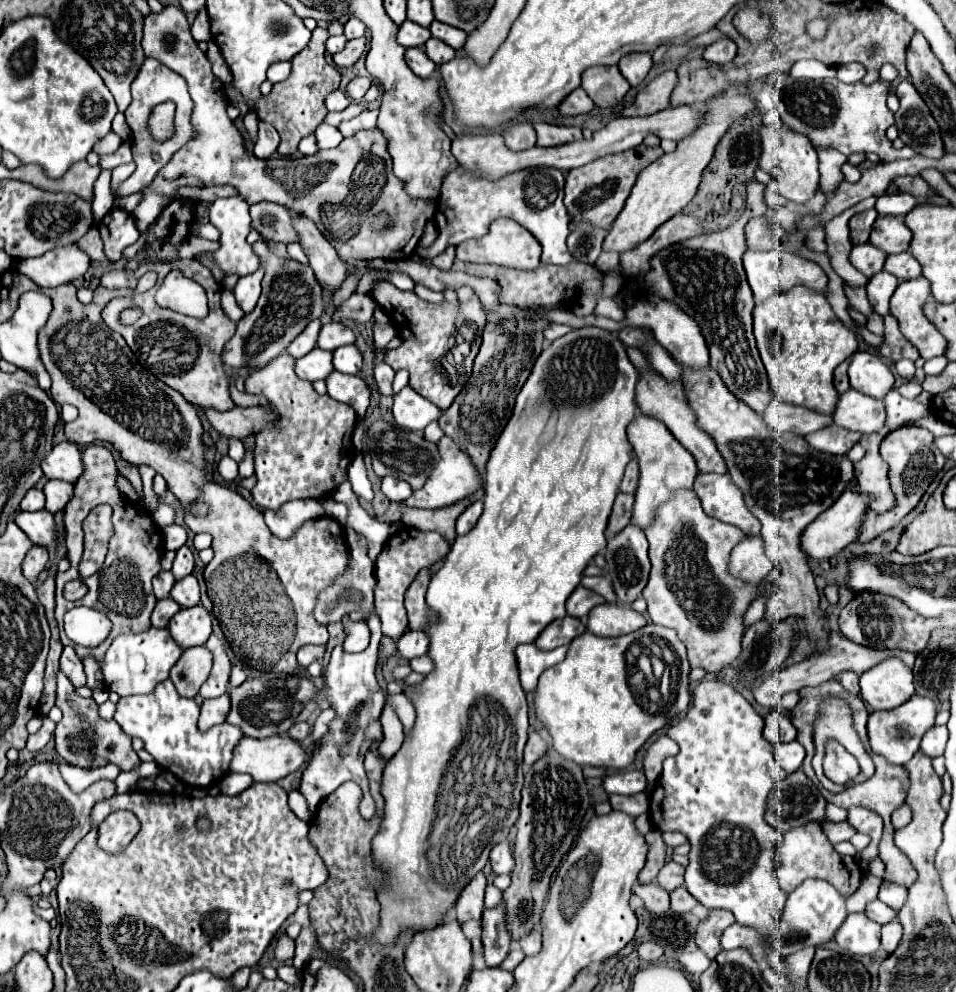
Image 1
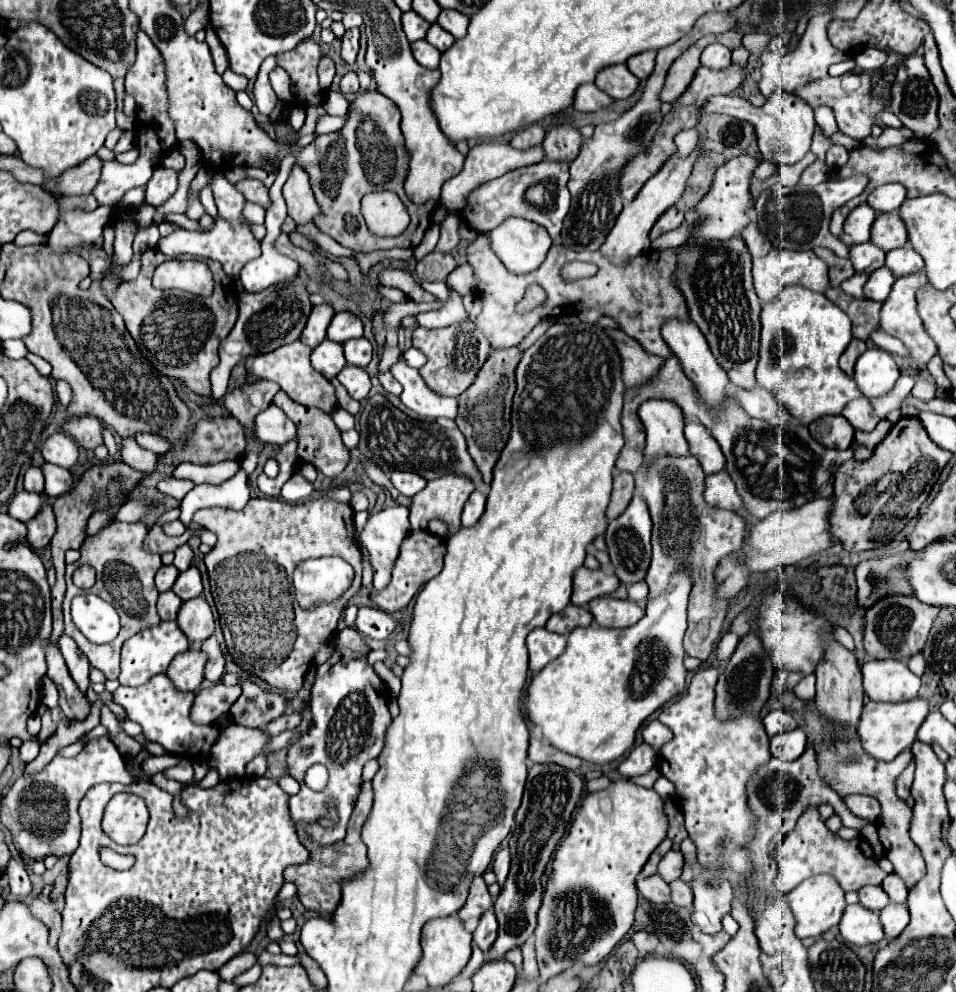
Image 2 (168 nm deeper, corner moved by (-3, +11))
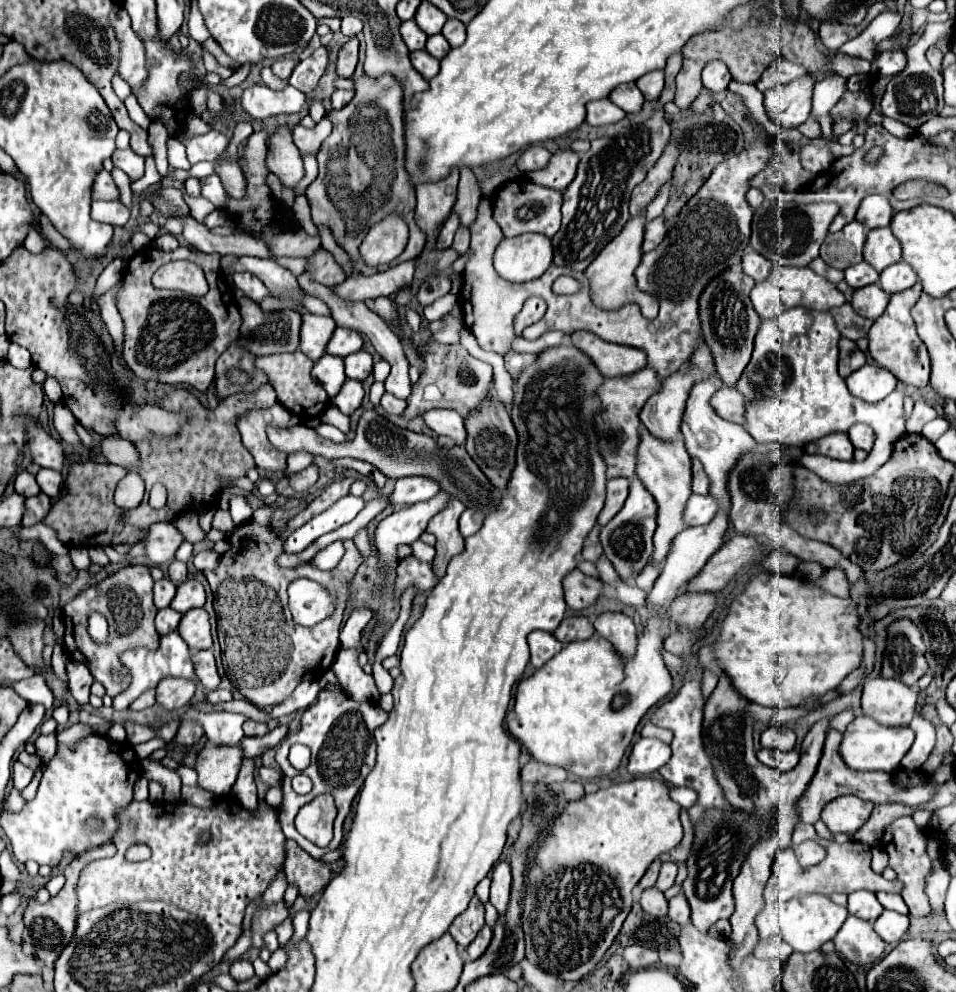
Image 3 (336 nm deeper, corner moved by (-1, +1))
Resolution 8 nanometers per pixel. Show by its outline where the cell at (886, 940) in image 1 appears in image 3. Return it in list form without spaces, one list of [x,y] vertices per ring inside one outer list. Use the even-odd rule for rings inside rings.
[[[884,911],[874,921],[874,931],[890,945],[896,945],[908,931],[908,917],[898,915],[896,911]]]

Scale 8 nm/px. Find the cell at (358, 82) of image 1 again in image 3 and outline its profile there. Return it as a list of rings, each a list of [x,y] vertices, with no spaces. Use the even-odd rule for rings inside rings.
[[[336,89],[332,93],[332,107],[334,109],[342,109],[344,105],[348,105],[354,97],[354,91],[346,91],[346,89]]]

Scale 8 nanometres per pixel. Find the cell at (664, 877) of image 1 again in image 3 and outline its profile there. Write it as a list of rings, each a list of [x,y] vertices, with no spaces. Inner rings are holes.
[[[662,863],[662,869],[660,869],[660,877],[656,881],[656,887],[660,891],[670,889],[674,885],[674,881],[676,881],[676,873],[678,873],[676,863]]]

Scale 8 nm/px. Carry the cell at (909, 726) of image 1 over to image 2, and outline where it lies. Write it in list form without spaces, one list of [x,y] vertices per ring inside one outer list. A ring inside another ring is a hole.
[[[912,699],[902,703],[868,701],[862,709],[862,717],[858,723],[858,739],[862,743],[862,749],[878,761],[892,761],[898,753],[912,747],[912,743],[916,741],[916,733],[926,715],[928,715],[928,701],[924,699]]]

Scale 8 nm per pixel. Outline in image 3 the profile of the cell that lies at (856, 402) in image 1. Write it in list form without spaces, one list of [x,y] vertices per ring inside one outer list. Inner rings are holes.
[[[854,423],[848,431],[848,437],[854,447],[864,449],[864,451],[870,451],[874,445],[874,431],[872,431],[872,427],[868,427],[864,423]]]

